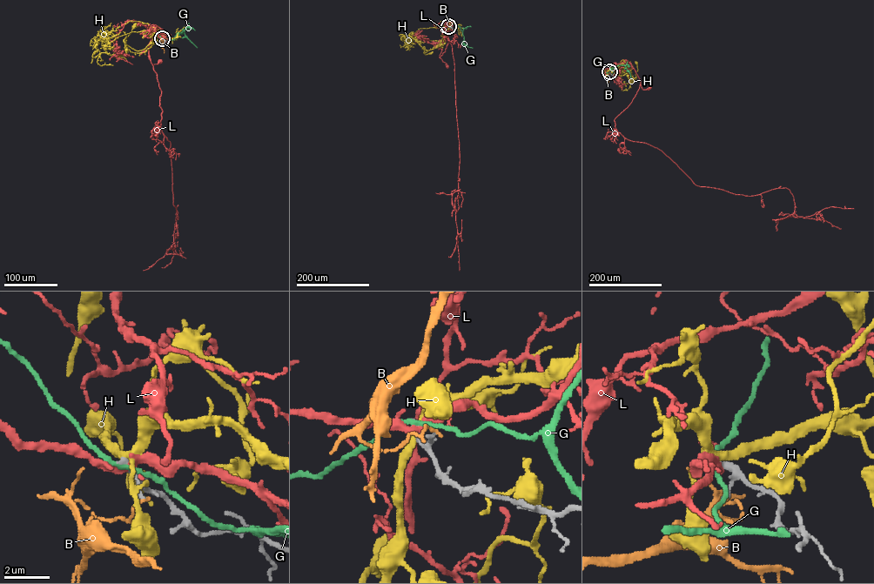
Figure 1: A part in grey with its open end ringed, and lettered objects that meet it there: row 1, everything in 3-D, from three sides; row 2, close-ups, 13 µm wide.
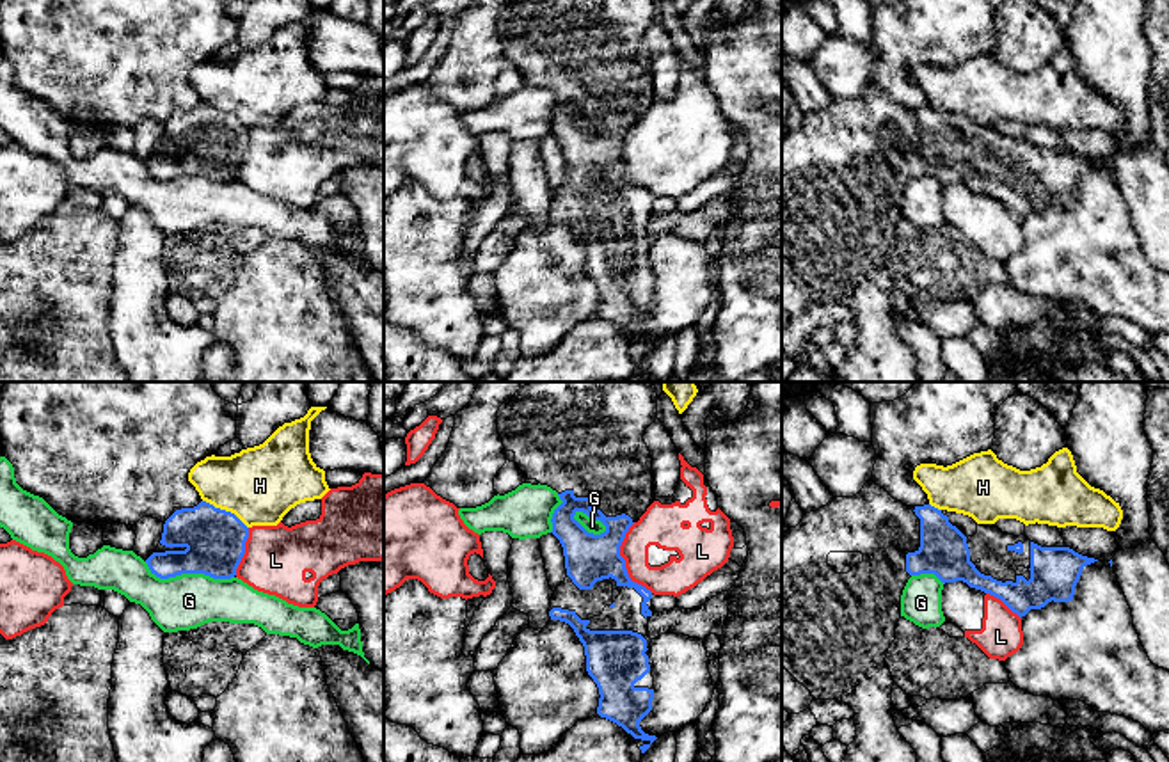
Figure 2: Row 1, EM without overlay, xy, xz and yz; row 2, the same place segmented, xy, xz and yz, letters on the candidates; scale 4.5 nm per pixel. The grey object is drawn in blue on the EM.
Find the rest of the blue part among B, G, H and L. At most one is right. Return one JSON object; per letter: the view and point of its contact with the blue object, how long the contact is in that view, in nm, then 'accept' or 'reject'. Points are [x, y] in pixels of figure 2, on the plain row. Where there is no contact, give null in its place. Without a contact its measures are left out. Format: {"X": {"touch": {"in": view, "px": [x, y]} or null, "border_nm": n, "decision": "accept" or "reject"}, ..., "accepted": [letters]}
{"B": {"touch": null, "decision": "reject"}, "G": {"touch": {"in": "xy", "px": [189, 174]}, "border_nm": 420, "decision": "reject"}, "H": {"touch": {"in": "xy", "px": [224, 112]}, "border_nm": 240, "decision": "reject"}, "L": {"touch": {"in": "xz", "px": [624, 164]}, "border_nm": 340, "decision": "reject"}, "accepted": []}

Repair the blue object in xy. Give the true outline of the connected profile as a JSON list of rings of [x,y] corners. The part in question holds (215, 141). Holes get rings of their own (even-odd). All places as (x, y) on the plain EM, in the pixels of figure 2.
[[[201,103],[165,123],[162,142],[146,165],[160,181],[181,176],[231,181],[236,179],[247,140],[249,130],[235,115]]]

